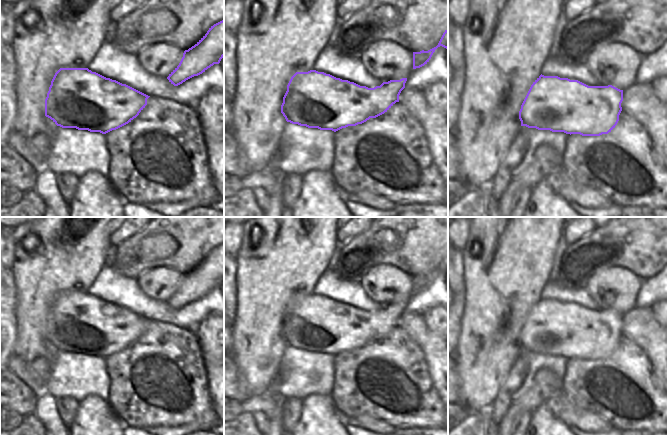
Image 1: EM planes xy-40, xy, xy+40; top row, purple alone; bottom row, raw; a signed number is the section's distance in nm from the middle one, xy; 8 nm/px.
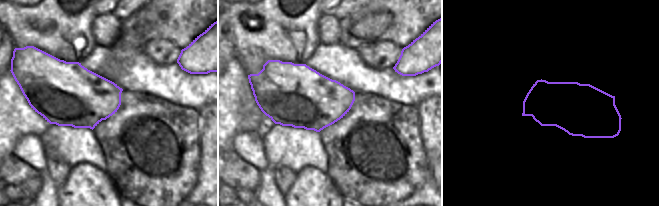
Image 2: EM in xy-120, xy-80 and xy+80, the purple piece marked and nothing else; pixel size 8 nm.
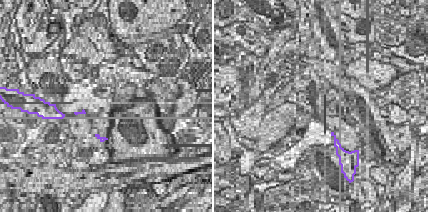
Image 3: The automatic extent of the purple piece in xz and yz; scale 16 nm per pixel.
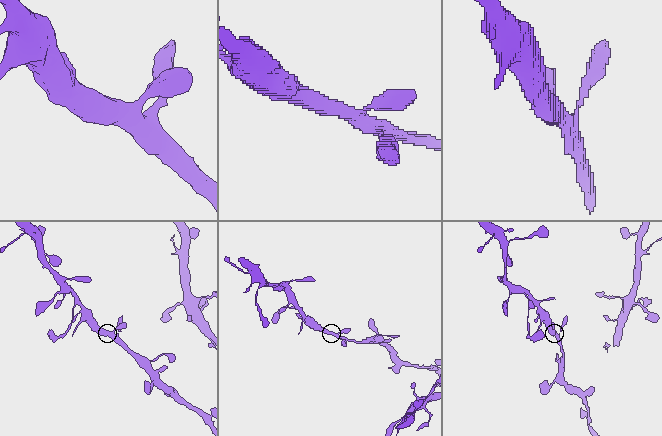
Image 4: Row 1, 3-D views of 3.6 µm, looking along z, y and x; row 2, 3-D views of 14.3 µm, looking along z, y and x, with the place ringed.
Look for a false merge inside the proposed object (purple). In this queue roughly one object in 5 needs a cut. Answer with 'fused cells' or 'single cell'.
single cell

